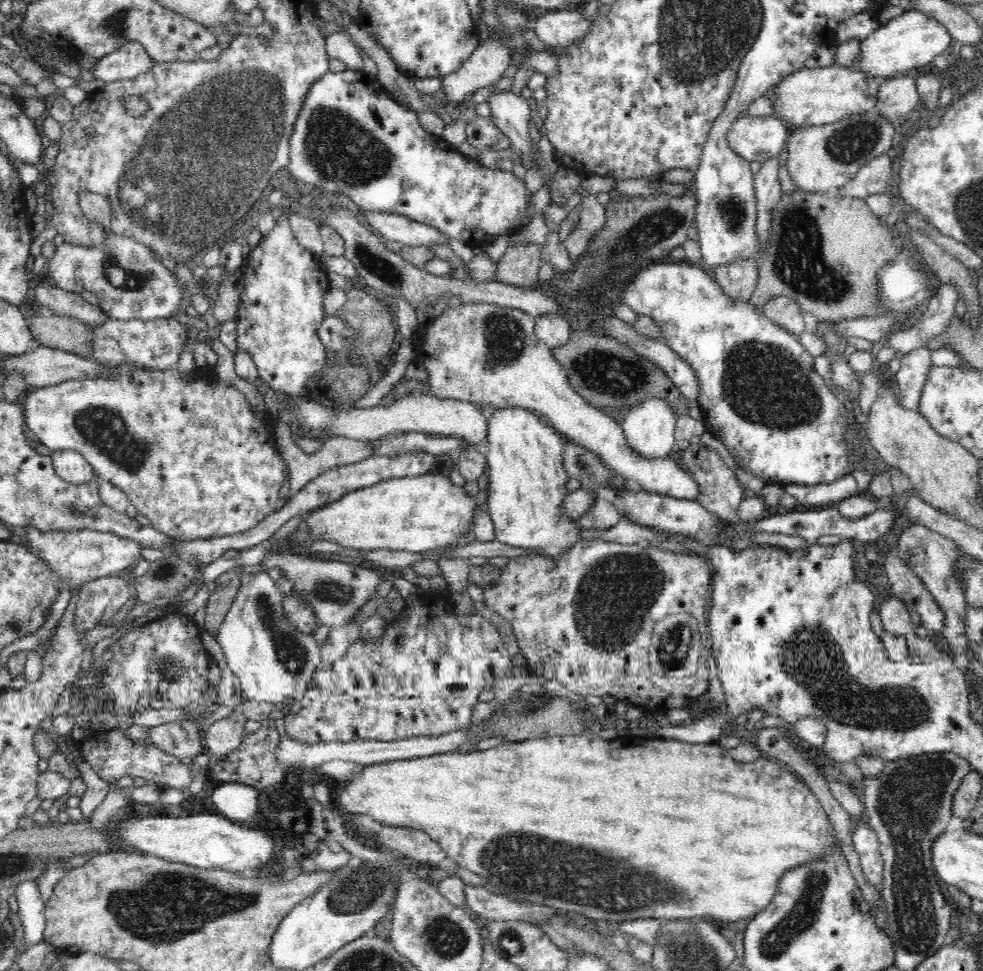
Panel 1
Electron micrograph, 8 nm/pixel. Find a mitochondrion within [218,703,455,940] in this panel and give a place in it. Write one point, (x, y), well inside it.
(356, 890)

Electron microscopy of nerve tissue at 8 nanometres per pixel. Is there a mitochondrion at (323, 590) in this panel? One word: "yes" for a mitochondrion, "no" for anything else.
yes

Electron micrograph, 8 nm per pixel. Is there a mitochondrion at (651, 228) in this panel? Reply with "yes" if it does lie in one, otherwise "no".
yes

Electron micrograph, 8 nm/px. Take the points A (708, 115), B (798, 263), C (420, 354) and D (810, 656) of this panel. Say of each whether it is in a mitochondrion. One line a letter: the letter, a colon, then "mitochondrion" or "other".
A: other
B: mitochondrion
C: other
D: mitochondrion

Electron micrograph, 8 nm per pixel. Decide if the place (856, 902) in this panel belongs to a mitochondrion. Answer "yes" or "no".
no

